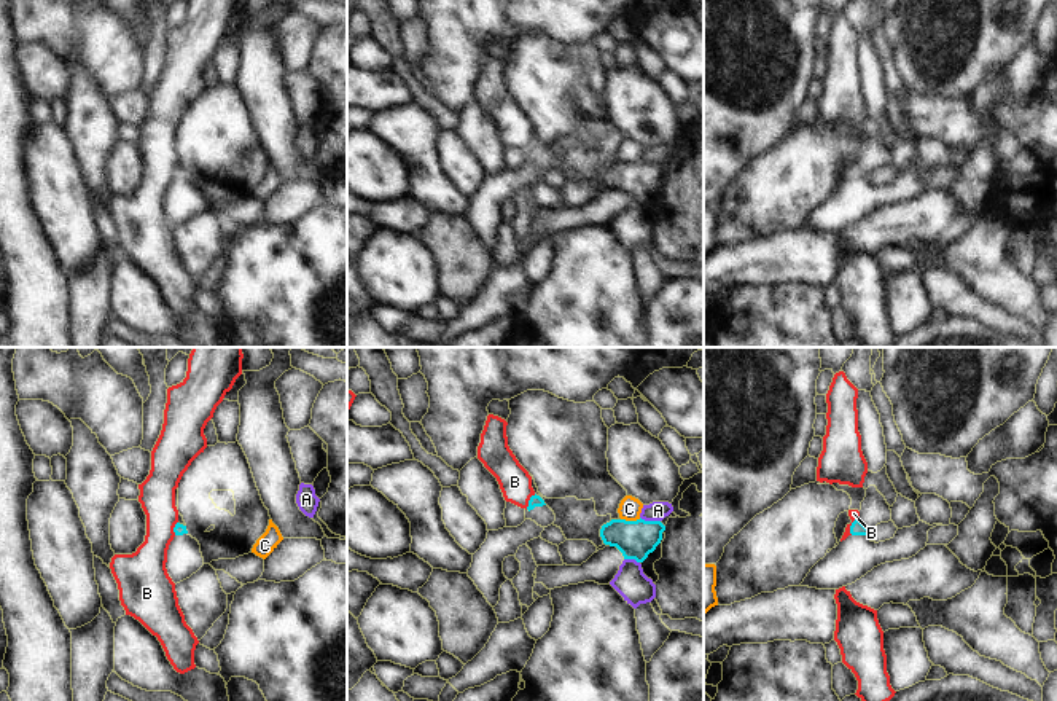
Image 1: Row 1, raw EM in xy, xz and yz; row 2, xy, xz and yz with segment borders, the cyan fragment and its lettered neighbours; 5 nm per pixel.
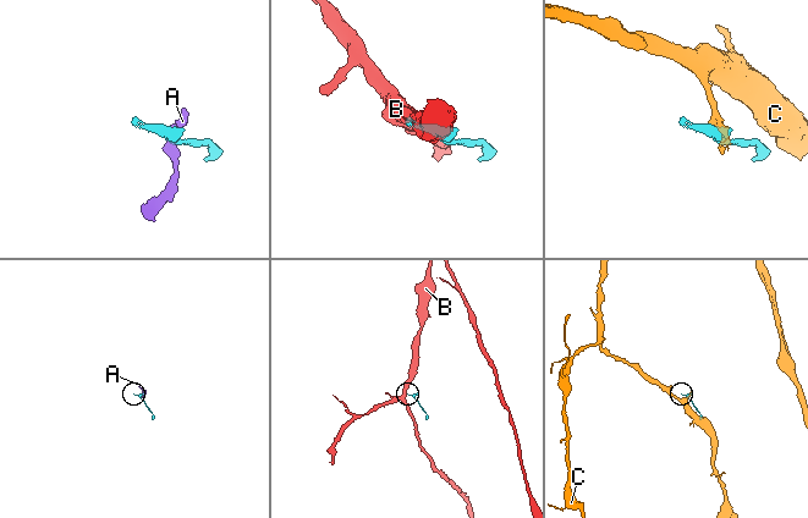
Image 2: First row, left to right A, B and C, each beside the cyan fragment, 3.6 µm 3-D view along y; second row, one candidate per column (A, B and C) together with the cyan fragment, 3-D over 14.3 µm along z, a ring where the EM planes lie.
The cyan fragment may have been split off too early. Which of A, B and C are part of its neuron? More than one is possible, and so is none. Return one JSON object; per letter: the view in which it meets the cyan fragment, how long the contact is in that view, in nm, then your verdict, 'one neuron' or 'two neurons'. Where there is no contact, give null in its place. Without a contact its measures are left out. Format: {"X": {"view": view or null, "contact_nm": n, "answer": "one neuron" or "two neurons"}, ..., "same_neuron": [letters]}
{"A": {"view": "xz", "contact_nm": 110, "answer": "two neurons"}, "B": {"view": "yz", "contact_nm": 110, "answer": "two neurons"}, "C": {"view": "xz", "contact_nm": 100, "answer": "two neurons"}, "same_neuron": []}

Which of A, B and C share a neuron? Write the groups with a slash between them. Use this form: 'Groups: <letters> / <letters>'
Groups: A / B / C.

